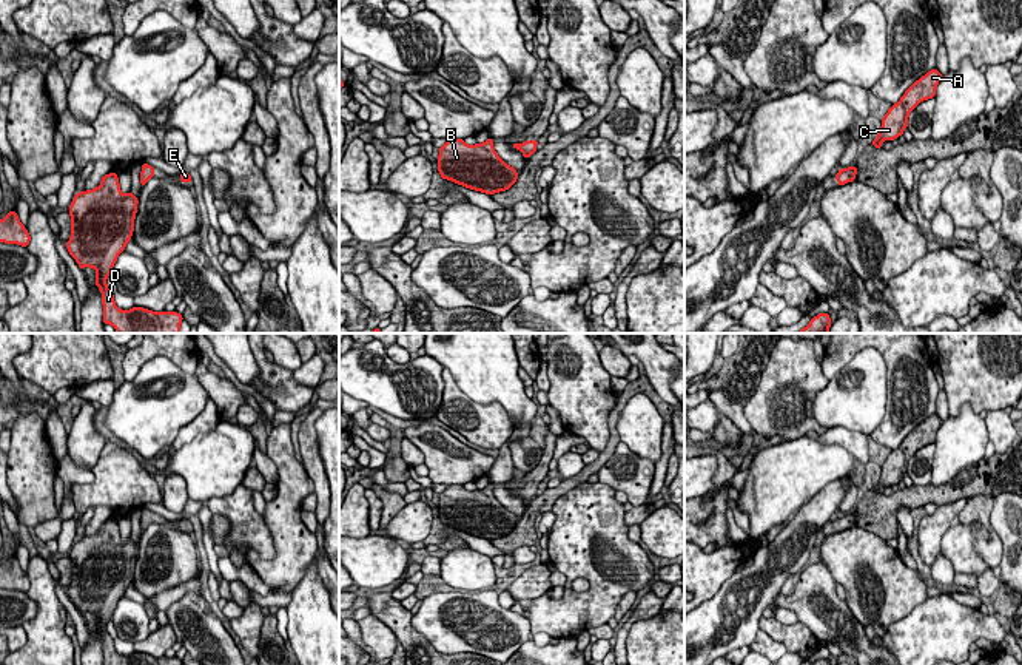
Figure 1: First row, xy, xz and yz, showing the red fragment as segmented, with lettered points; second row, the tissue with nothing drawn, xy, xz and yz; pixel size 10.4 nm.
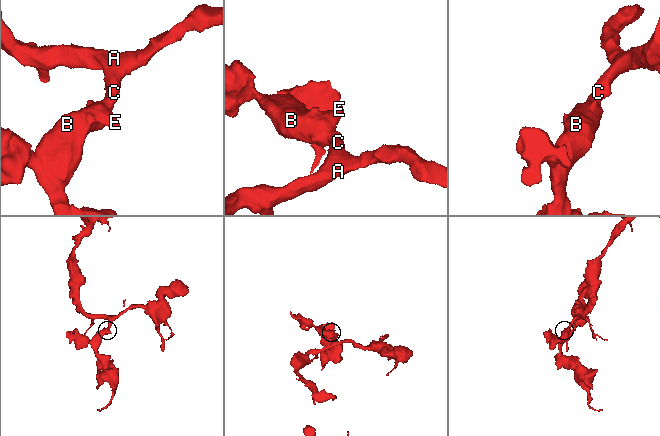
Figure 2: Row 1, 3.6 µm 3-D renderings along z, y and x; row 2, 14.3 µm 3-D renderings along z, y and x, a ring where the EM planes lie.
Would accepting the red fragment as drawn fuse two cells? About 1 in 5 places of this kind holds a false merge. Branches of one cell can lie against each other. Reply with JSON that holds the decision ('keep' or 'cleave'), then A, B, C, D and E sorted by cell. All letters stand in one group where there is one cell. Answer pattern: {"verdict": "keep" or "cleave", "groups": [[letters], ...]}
{"verdict": "keep", "groups": [["A", "B", "C", "D", "E"]]}

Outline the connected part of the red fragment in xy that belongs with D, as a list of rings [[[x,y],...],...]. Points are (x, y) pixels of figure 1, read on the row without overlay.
[[[116,518],[105,520],[100,531],[80,537],[69,551],[69,600],[80,614],[96,616],[96,631],[102,637],[103,665],[183,665],[177,657],[153,657],[143,653],[120,656],[106,631],[119,600],[131,586],[137,559],[137,543],[120,537]]]

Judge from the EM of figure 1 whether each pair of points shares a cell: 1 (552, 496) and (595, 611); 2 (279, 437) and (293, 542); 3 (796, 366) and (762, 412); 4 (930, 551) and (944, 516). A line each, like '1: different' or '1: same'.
1: different
2: same
3: same
4: same

